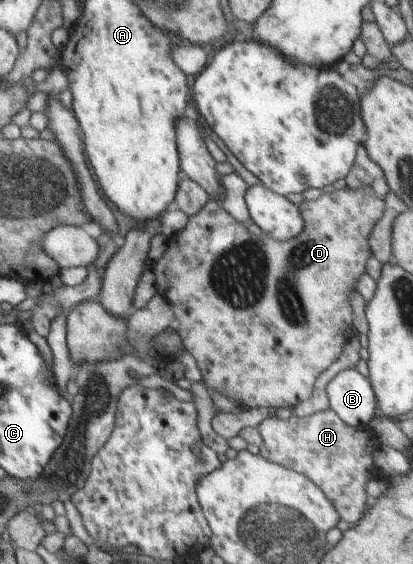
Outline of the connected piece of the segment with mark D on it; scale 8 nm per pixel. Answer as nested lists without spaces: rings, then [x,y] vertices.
[[[370,186],[363,189],[351,190],[342,188],[324,193],[314,200],[302,200],[299,203],[300,215],[304,219],[303,231],[290,240],[276,241],[270,236],[261,233],[253,235],[246,229],[243,223],[239,223],[223,208],[220,203],[208,198],[207,202],[194,214],[188,217],[184,229],[176,236],[166,240],[167,246],[157,260],[147,262],[147,267],[155,275],[154,289],[168,302],[175,315],[175,328],[180,336],[181,346],[194,359],[194,363],[200,371],[201,380],[206,387],[218,390],[220,393],[232,399],[242,401],[246,409],[290,409],[299,401],[304,401],[312,393],[316,377],[330,367],[330,363],[340,355],[344,341],[352,335],[350,329],[350,303],[348,295],[355,291],[355,285],[360,276],[366,272],[366,261],[370,259],[371,251],[368,245],[368,236],[372,226],[383,212],[384,202],[374,196]]]

